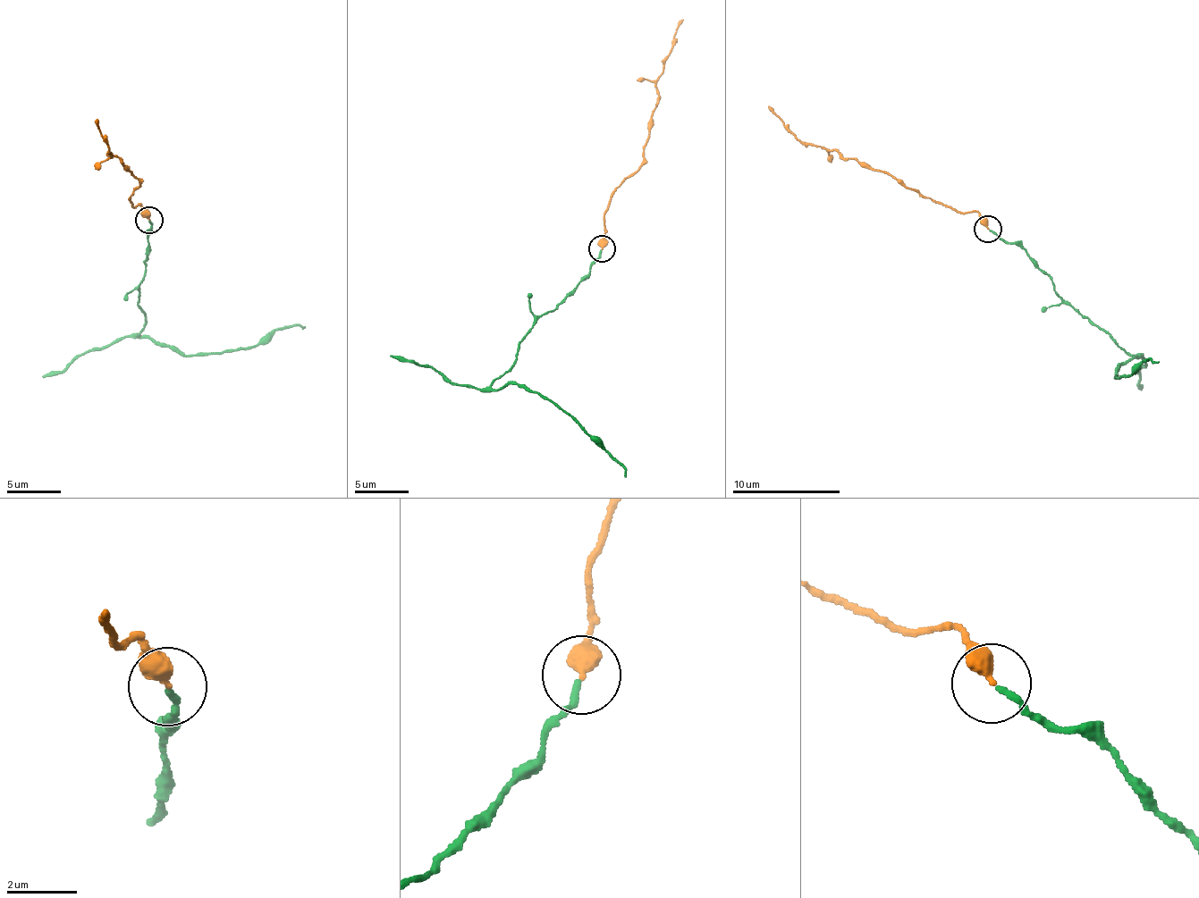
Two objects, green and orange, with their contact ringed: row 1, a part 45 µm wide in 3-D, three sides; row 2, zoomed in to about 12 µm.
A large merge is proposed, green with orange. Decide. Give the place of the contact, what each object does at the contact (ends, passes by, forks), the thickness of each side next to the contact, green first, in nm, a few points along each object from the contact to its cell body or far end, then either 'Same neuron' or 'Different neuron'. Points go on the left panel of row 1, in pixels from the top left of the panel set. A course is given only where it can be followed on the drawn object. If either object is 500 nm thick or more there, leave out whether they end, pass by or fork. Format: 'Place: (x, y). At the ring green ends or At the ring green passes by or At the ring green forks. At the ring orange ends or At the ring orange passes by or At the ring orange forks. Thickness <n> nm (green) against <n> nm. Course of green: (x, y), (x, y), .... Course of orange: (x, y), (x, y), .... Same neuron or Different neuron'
Place: (149, 220). Thickness 170 nm (green) against 500 nm. Course of green: (148, 221), (139, 336), (205, 356), (249, 349), (276, 330), (303, 325). Course of orange: (148, 221), (140, 205), (131, 206), (129, 200), (140, 184), (122, 162), (106, 154), (97, 119). Same neuron

